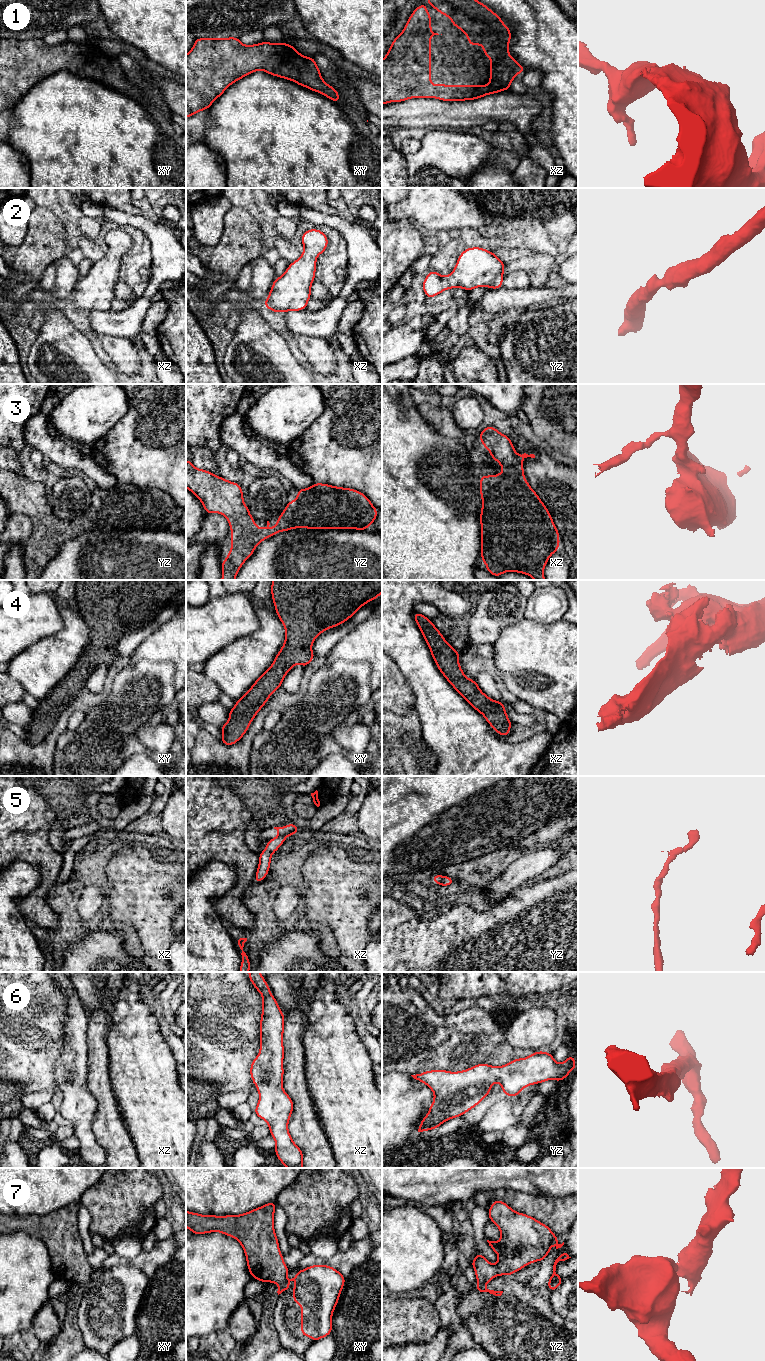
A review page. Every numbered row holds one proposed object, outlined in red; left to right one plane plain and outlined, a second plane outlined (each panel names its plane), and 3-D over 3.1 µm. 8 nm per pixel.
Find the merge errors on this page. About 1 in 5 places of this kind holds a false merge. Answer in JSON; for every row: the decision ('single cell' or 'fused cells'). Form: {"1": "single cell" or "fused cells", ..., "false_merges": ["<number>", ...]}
{"1": "single cell", "2": "single cell", "3": "single cell", "4": "single cell", "5": "fused cells", "6": "single cell", "7": "fused cells", "false_merges": ["5", "7"]}

